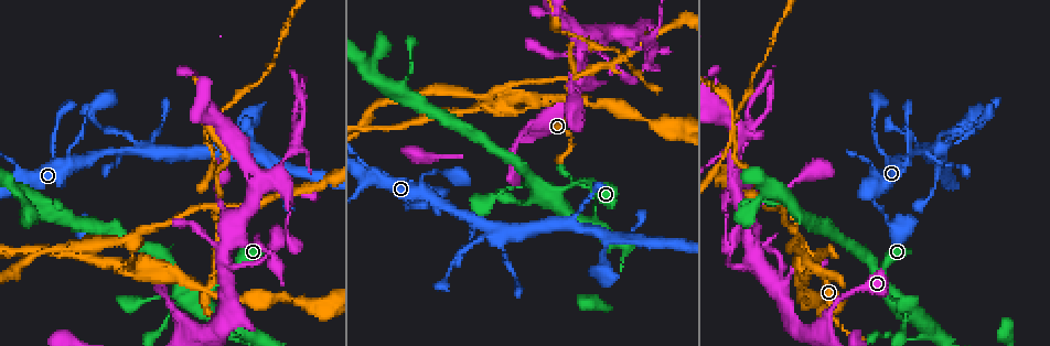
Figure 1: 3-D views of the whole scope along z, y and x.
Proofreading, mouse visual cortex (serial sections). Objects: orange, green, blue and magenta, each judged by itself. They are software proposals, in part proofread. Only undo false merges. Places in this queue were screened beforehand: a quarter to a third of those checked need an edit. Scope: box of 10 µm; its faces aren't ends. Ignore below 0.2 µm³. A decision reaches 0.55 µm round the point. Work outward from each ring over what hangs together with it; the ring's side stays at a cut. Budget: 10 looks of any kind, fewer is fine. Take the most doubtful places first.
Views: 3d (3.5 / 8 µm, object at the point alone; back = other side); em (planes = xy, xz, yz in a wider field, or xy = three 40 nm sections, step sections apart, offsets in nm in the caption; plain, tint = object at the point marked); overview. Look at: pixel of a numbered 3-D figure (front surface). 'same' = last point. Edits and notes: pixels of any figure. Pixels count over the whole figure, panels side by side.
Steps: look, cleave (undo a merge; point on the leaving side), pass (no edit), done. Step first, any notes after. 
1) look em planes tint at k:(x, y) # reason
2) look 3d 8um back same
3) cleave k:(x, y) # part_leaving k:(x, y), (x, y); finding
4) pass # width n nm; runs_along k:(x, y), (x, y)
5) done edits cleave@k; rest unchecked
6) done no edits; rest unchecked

look 3d 3.5um at 1:(215, 206) # four arms meet

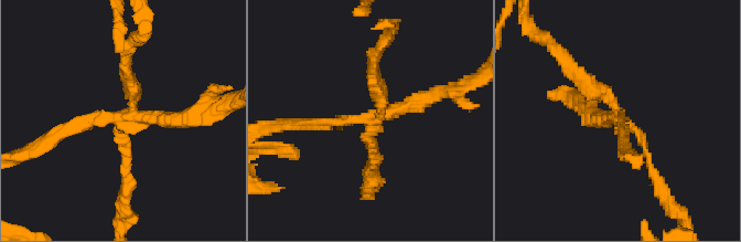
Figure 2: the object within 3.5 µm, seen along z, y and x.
look em xy step 3 tint at 2:(118, 120)

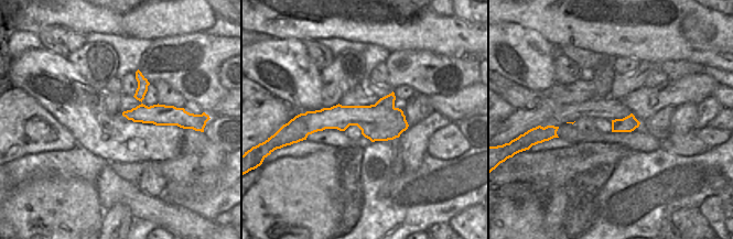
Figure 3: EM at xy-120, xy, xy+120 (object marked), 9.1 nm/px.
cleave 2:(79, 128) # width 360 nm; part_leaving 2:(120, 119), (76, 123), (29, 154); two cells meet here

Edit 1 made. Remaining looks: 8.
look overview # see it whole again

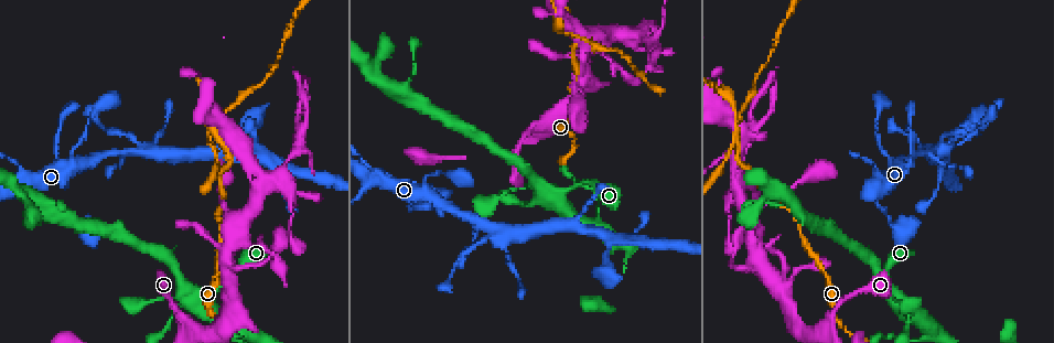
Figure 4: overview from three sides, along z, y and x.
look em planes tint at 4:(900, 293) # arms part here

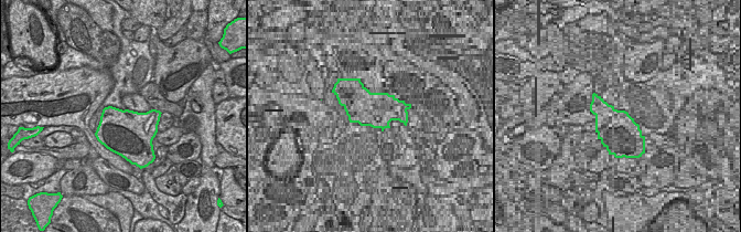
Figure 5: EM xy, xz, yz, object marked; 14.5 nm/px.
look 3d 3.5um same # wider look

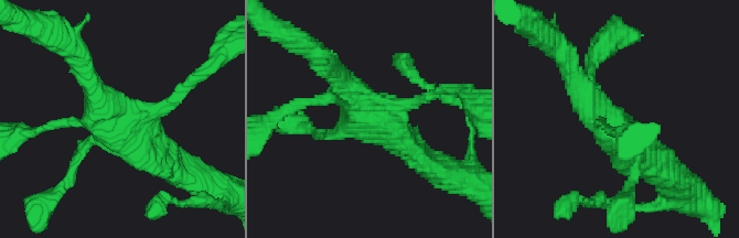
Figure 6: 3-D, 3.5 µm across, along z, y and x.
pass # all the same cell

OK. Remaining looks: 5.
look 3d 3.5um at 4:(878, 175) # thin arm on a thick one

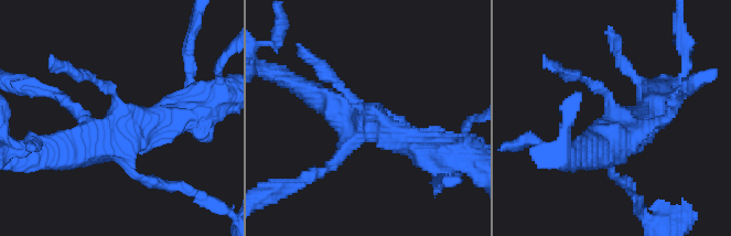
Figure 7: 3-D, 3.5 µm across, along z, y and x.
look em xy step 2 tint at 7:(611, 112)

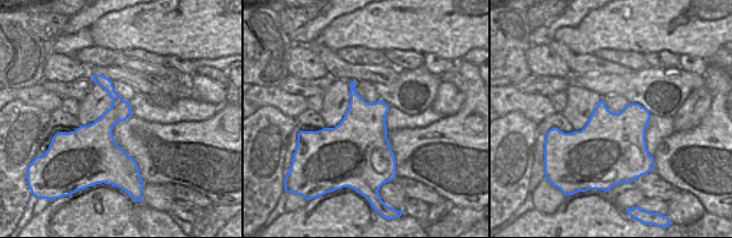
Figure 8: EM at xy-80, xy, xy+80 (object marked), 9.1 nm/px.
look em xy step 5 tint same

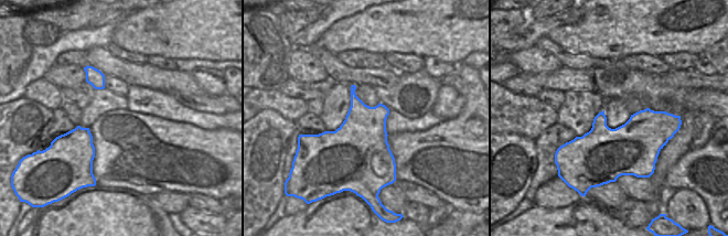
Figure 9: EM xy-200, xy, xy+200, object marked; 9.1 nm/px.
pass # runs_along 7:(409, 140), (362, 118), (328, 73); continuous, no second cell

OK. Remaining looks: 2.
done edits cleave@2; rest unchecked

